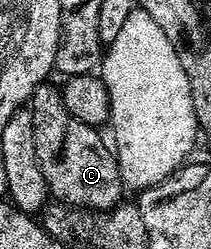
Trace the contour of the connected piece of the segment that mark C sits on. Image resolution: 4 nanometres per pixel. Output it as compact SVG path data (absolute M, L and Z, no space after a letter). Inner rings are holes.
M49 85L36 86L27 103L31 124L33 125L35 156L39 160L39 168L43 172L46 191L52 197L54 194L57 197L54 199L58 203L67 206L75 206L82 210L92 210L94 212L113 209L122 201L121 190L123 191L121 173L117 167L114 151L110 149L107 142L107 147L105 147L104 140L97 135L100 133L94 127L83 124L78 118L71 116L71 112L67 112L62 91L58 87L56 90L55 87Z

